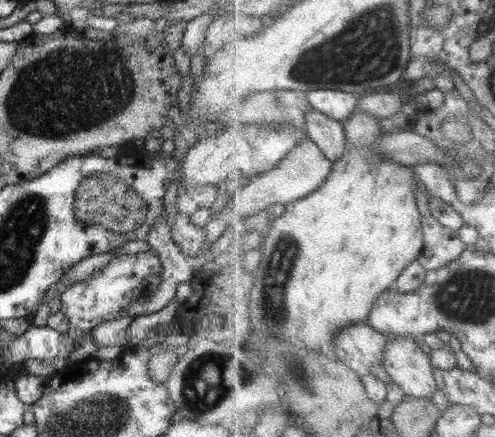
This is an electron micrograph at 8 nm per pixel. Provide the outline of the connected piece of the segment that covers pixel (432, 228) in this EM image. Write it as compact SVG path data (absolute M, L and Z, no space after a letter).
M429 207L424 208L423 223L426 246L419 260L429 272L444 269L450 262L461 258L470 247L464 242L459 230L444 226L429 212Z

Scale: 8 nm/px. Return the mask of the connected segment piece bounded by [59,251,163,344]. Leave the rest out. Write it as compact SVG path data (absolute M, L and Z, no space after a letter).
M152 252L121 254L104 268L88 275L84 281L76 282L64 289L60 296L60 313L68 319L68 336L76 342L99 324L125 316L126 309L140 296L142 281L150 275L159 275L163 270L158 256Z

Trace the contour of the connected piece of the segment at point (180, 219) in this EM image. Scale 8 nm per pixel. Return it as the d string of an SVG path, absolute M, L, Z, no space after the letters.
M178 212L176 223L170 232L181 253L194 257L206 245L206 237L204 237L203 226L195 225L191 219L188 215Z

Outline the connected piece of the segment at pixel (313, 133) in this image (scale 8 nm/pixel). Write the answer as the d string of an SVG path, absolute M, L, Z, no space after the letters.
M316 109L309 112L306 132L334 162L339 161L348 150L345 124L324 112Z

